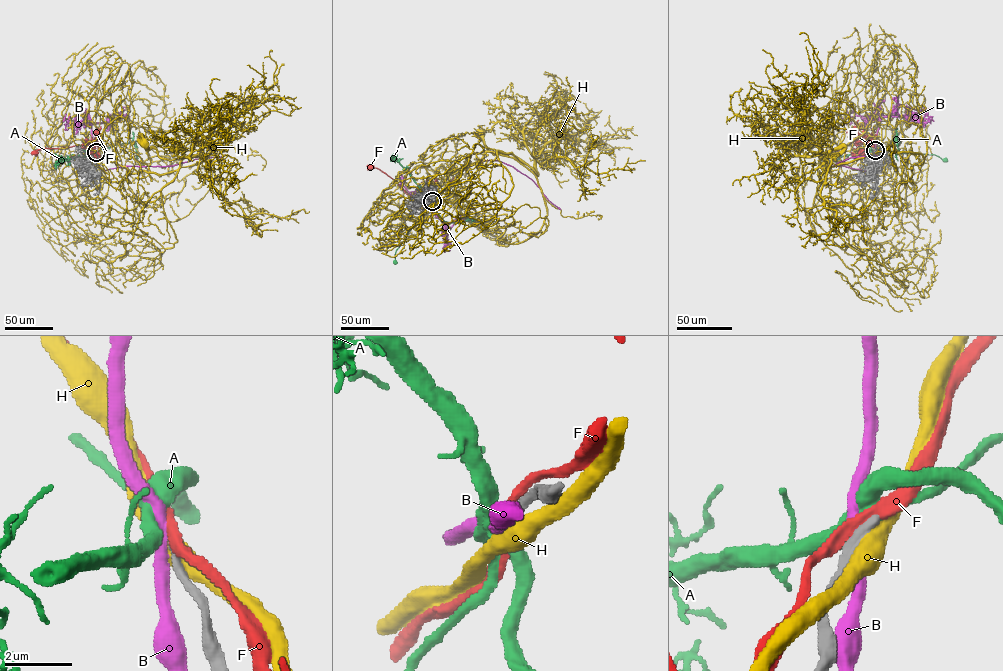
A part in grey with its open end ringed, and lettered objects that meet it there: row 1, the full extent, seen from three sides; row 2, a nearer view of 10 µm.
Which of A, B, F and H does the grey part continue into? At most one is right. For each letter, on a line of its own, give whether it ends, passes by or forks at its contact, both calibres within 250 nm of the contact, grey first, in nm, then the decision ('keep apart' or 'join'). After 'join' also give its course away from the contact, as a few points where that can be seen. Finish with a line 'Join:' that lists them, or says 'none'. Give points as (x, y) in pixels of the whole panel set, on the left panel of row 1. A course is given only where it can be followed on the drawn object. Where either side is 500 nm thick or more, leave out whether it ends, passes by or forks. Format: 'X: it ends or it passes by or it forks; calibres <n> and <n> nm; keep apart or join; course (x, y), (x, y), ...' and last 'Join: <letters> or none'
A: it forks; calibres 320 and 360 nm; keep apart
B: it passes by; calibres 380 and 360 nm; keep apart
F: it passes by; calibres 360 and 280 nm; join; course (96, 153), (91, 144), (44, 148), (34, 153)
H: calibres 400 and 550 nm; keep apart
Join: F

